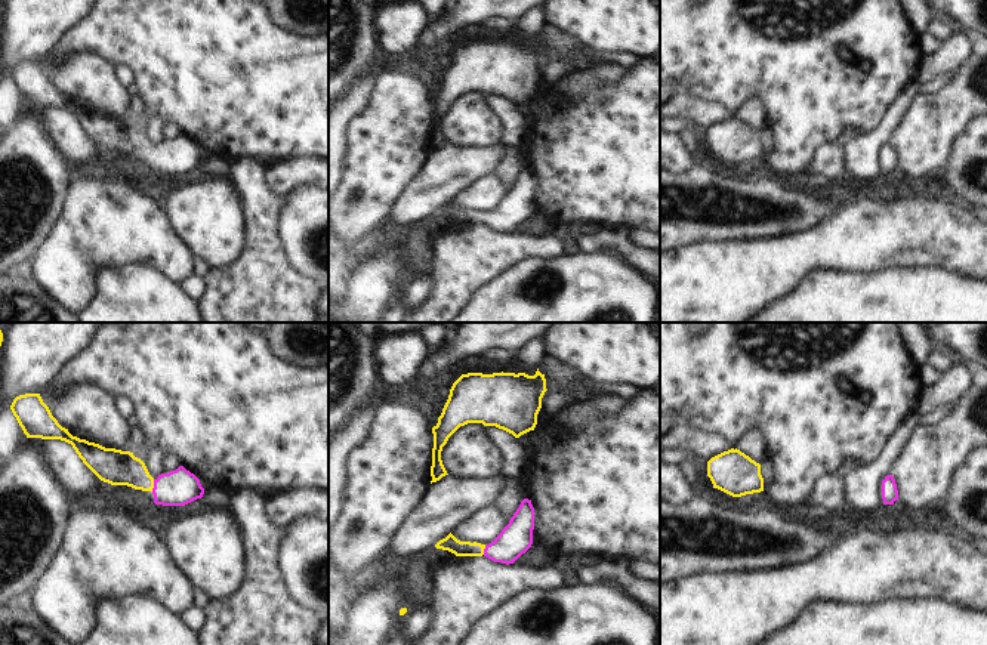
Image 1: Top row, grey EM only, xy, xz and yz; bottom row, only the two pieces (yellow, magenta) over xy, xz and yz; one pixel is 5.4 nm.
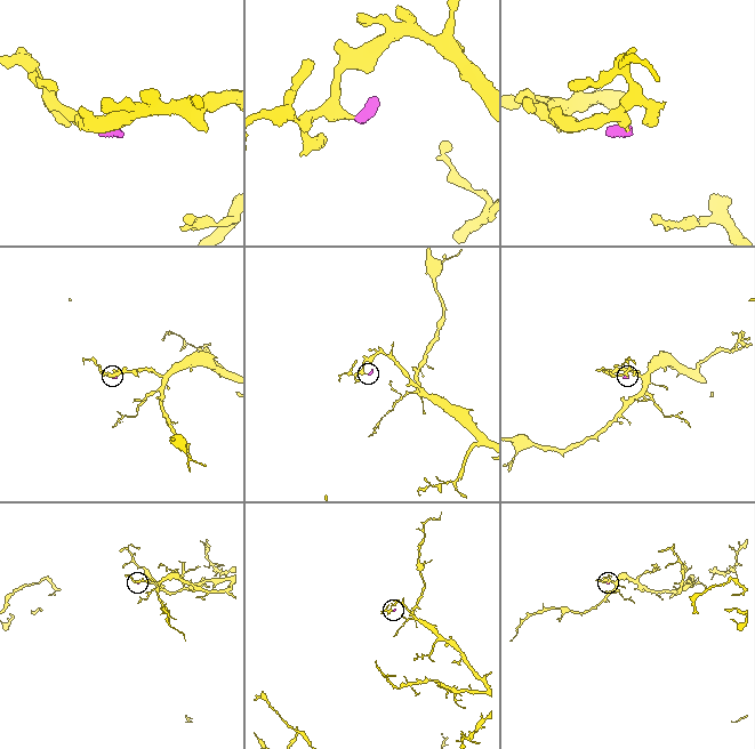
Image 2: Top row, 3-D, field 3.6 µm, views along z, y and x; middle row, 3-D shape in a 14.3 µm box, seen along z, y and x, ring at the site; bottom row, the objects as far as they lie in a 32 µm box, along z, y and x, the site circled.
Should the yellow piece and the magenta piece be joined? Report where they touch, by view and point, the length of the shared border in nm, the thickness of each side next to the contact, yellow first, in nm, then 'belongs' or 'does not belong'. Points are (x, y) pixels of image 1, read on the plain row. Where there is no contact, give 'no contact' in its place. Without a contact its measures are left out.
xy (153, 154) | 70 nm | 190/200 nm | belongs

